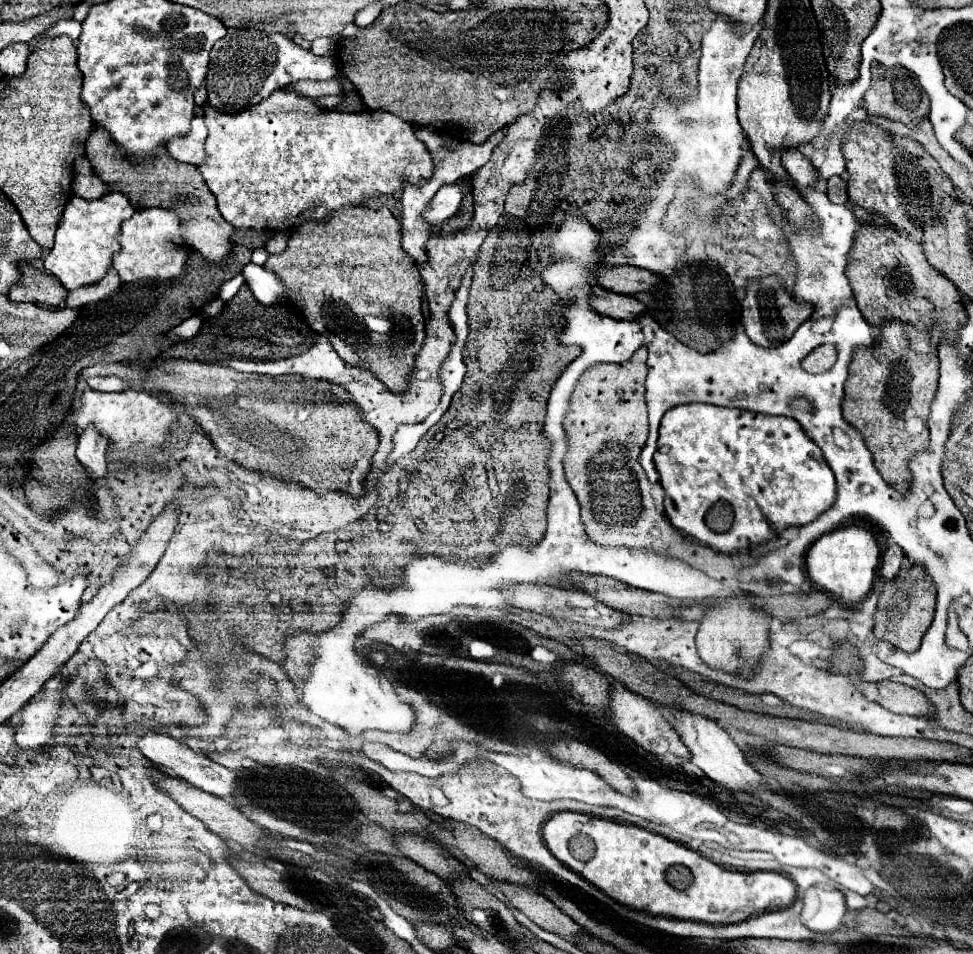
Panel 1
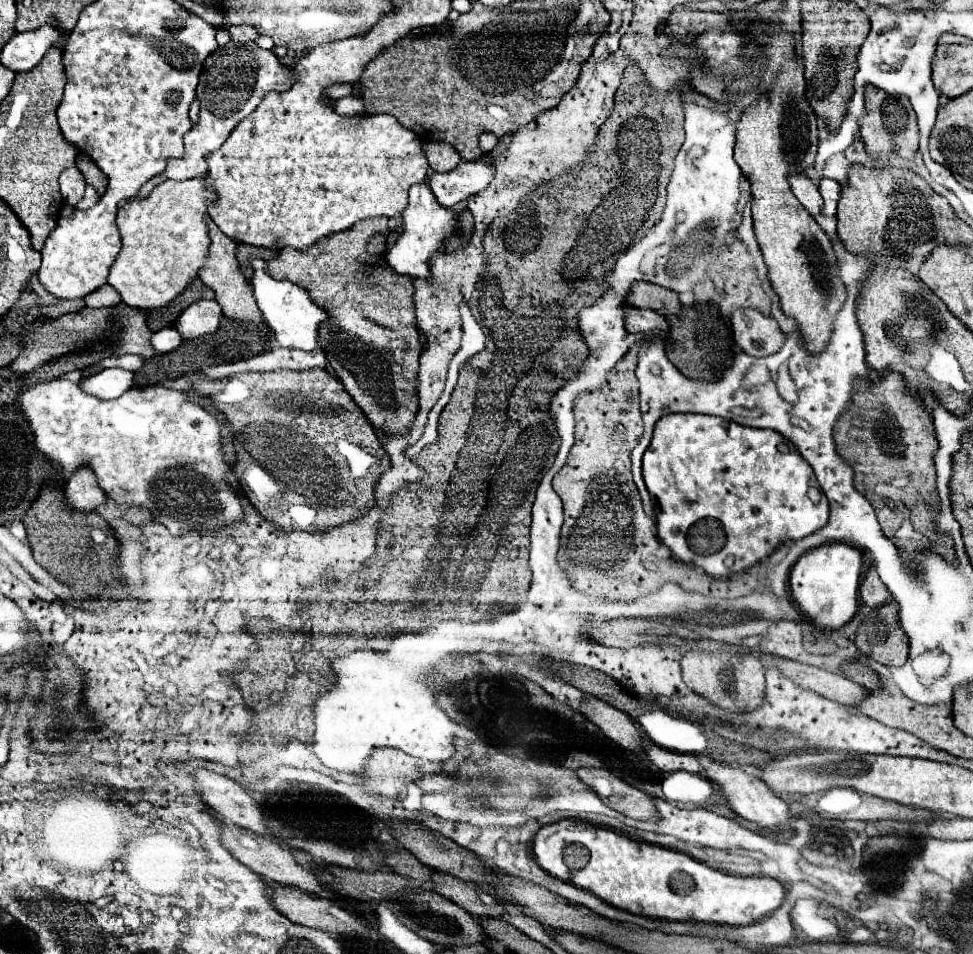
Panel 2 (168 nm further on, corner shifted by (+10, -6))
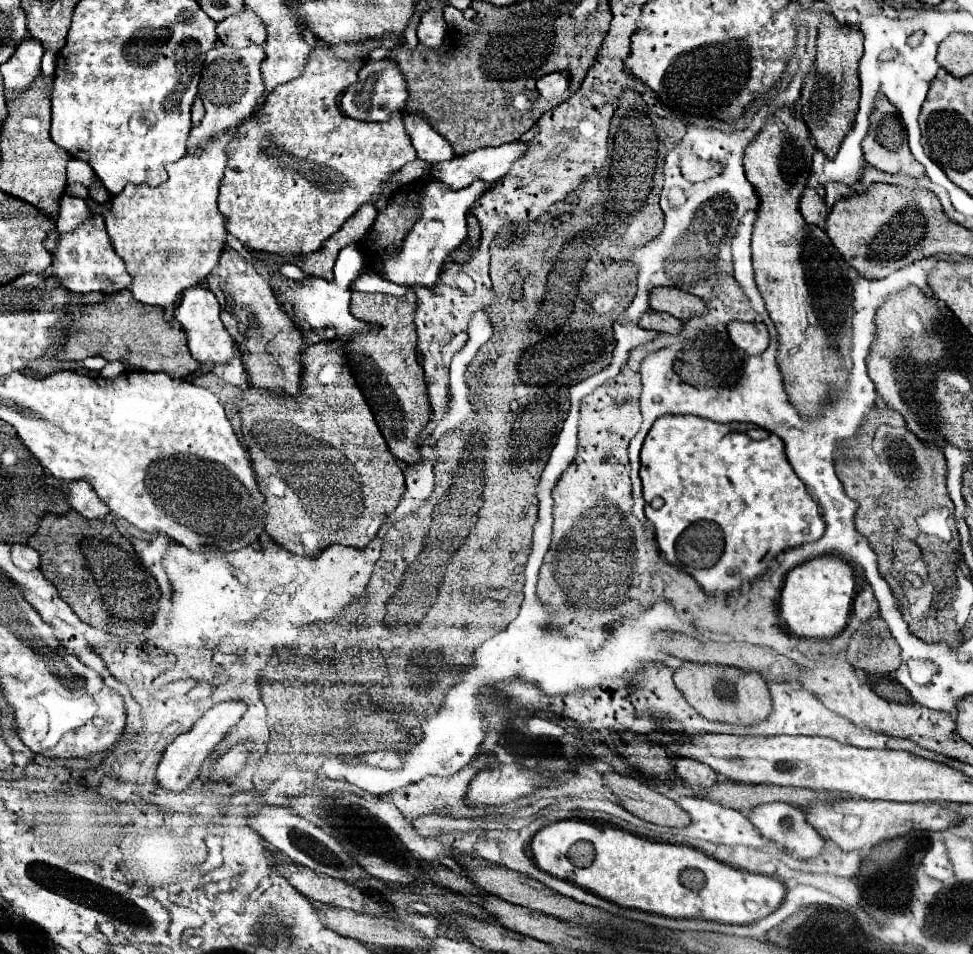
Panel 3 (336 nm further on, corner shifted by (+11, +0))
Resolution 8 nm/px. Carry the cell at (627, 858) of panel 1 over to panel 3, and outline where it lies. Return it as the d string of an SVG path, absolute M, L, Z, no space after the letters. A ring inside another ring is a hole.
M560 820L542 828L532 840L532 856L536 866L550 876L574 882L618 906L668 918L750 924L772 914L786 894L784 884L772 876L736 870L690 846L652 842L620 828L596 826L586 820ZM576 840L588 840L596 848L596 860L588 868L576 868L568 860L568 848Z

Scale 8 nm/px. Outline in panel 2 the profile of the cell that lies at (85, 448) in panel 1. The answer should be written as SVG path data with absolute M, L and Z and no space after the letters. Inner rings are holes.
M83 466L71 474L65 486L65 496L75 510L95 510L105 502L105 492L97 486L97 478L93 478L89 466Z

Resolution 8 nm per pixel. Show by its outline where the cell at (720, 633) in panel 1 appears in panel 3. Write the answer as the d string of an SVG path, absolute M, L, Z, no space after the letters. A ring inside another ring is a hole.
M682 664L674 672L674 684L700 716L714 722L752 726L766 720L772 712L768 686L758 672L744 672L740 668L718 664Z

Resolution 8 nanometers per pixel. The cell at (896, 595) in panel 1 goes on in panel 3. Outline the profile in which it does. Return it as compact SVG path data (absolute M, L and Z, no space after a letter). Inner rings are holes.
M880 616L862 622L848 644L848 662L868 676L888 676L900 666L900 648Z

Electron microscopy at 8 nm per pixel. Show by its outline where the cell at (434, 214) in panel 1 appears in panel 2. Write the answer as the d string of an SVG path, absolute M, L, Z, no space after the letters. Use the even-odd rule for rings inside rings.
M461 160L457 168L445 174L433 174L429 186L443 208L453 208L465 198L481 192L493 178L489 160Z

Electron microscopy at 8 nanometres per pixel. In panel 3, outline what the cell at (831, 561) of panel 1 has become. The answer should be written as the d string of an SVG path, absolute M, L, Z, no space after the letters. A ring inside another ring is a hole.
M818 556L790 570L780 594L780 618L786 630L798 638L834 638L846 628L854 598L852 568L838 556Z

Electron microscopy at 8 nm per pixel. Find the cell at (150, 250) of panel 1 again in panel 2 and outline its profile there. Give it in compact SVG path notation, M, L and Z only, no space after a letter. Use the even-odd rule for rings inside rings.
M165 180L159 184L145 200L135 200L117 212L117 226L123 240L121 252L115 258L115 262L109 268L107 282L119 292L121 300L133 308L161 308L169 304L179 292L185 290L185 286L191 282L193 276L197 276L197 270L201 268L207 248L209 248L209 234L203 218L207 216L207 202L211 202L215 194L205 188L203 180Z

